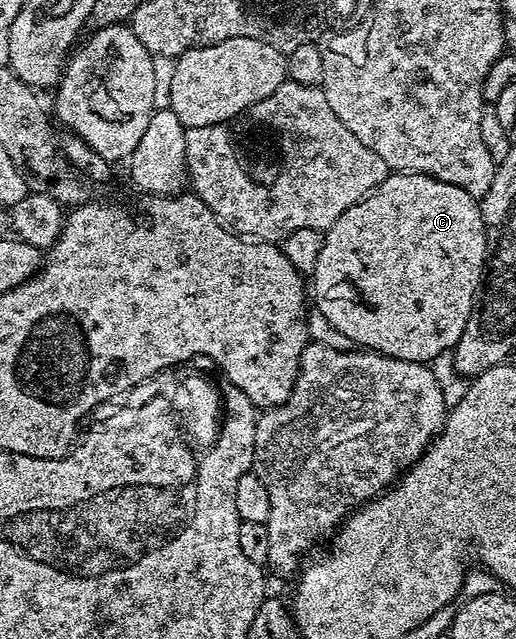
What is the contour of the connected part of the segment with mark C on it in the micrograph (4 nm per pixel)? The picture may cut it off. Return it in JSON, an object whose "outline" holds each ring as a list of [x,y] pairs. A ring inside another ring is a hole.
{"outline":[[[392,172],[385,180],[377,186],[377,188],[369,194],[365,199],[361,199],[353,207],[349,207],[349,211],[345,211],[345,215],[341,215],[341,219],[337,219],[337,223],[333,223],[323,233],[323,246],[321,247],[321,256],[317,259],[317,267],[313,274],[315,280],[315,293],[313,289],[313,305],[314,308],[321,311],[321,315],[325,315],[325,319],[329,319],[329,323],[333,323],[333,327],[337,327],[337,331],[341,331],[341,335],[349,335],[352,346],[362,347],[364,350],[372,353],[380,353],[386,357],[393,359],[401,359],[402,361],[417,361],[420,363],[429,363],[437,355],[454,350],[455,345],[461,339],[461,335],[465,331],[465,323],[469,323],[469,315],[474,310],[477,300],[477,294],[480,292],[481,286],[485,281],[485,270],[489,265],[489,250],[487,248],[487,228],[483,222],[483,211],[480,202],[469,195],[469,191],[465,191],[461,187],[457,187],[453,183],[445,183],[441,179],[433,179],[429,175],[421,175],[420,173],[401,173]]]}

